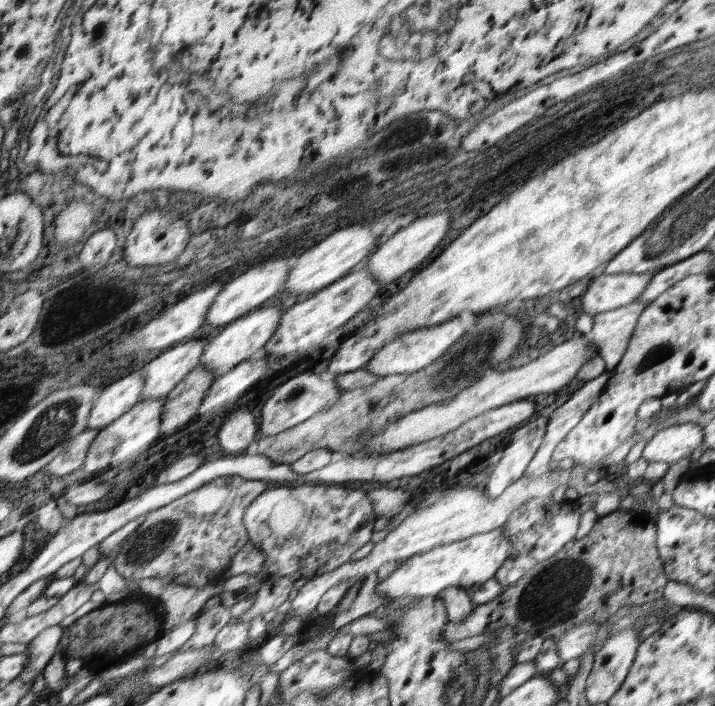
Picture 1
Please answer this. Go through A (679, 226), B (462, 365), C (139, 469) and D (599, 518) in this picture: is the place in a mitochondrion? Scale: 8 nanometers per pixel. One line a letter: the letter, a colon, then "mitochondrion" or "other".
A: mitochondrion
B: mitochondrion
C: other
D: other

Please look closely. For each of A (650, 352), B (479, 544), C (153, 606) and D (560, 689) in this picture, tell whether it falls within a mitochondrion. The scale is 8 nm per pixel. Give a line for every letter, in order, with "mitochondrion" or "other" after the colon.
A: mitochondrion
B: other
C: other
D: other

